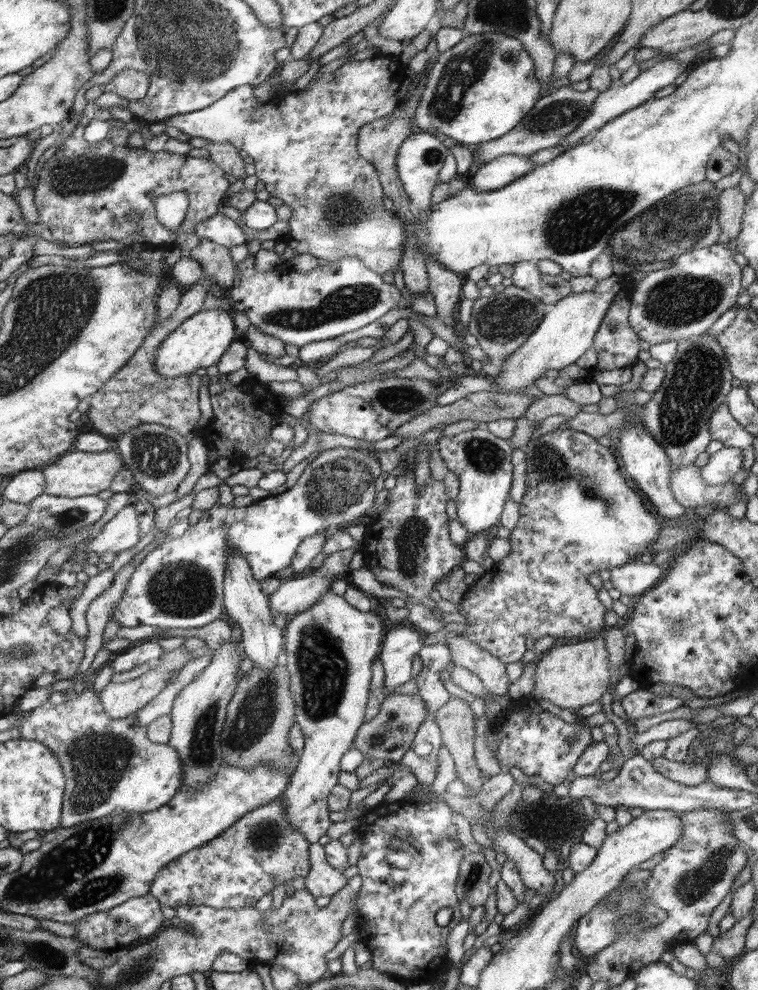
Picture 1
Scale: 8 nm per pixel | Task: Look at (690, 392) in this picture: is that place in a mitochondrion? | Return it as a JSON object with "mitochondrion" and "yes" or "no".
{"mitochondrion":"yes"}

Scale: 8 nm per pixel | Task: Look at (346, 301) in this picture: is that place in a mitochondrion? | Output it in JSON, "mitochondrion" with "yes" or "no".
{"mitochondrion":"yes"}

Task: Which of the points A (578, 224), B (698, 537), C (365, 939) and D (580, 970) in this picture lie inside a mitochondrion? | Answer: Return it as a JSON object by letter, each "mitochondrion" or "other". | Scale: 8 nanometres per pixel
{"A":"mitochondrion","B":"other","C":"other","D":"other"}

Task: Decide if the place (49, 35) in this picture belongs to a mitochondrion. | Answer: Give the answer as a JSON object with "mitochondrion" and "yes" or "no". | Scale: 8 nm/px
{"mitochondrion":"no"}

